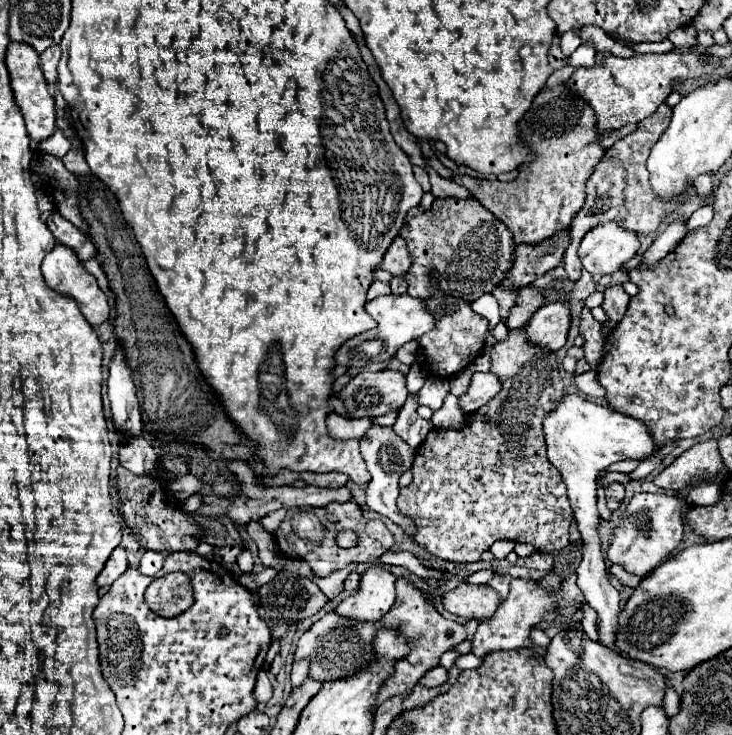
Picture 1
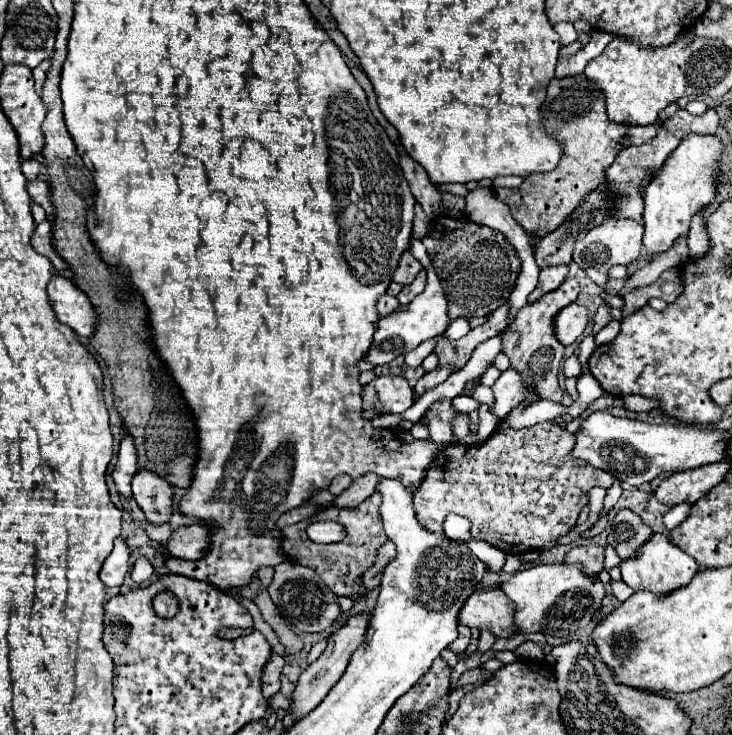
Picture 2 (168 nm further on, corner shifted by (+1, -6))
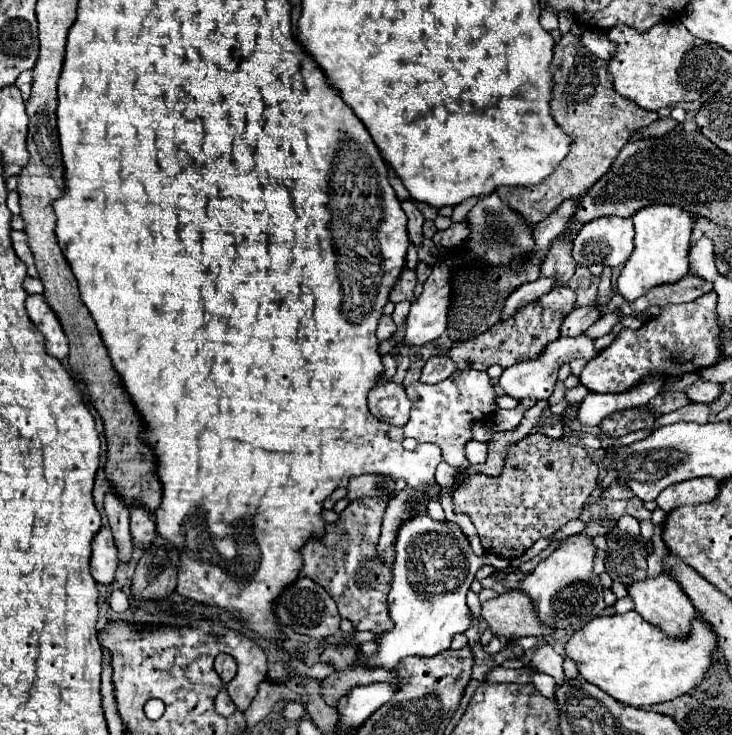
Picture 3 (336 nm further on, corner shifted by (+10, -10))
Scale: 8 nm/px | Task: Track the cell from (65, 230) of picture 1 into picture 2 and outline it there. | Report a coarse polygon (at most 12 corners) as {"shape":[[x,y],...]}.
{"shape":[[37,225],[33,247],[47,255],[57,271],[65,271],[65,259],[53,251],[53,225]]}

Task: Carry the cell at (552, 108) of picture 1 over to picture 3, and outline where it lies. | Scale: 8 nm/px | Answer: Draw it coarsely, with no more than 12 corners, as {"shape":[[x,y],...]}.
{"shape":[[580,37],[554,47],[552,117],[574,135],[542,183],[496,189],[530,225],[584,195],[658,119],[612,91]]}

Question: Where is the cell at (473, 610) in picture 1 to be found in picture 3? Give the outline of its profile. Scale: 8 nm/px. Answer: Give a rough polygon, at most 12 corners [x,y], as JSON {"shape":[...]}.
{"shape":[[512,589],[482,605],[494,633],[516,641],[554,635],[530,597]]}

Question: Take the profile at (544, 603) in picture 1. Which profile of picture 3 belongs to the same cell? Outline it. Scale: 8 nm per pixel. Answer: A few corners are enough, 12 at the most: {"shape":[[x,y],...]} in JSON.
{"shape":[[586,533],[526,575],[520,589],[556,631],[604,613]]}

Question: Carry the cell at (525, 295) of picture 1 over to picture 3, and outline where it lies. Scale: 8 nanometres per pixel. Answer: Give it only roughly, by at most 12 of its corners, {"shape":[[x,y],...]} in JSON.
{"shape":[[572,231],[560,233],[546,255],[542,275],[566,285],[576,271]]}

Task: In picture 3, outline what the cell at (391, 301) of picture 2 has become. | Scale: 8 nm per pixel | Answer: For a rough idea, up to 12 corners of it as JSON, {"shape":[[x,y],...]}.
{"shape":[[384,315],[376,331],[380,341],[396,333],[392,317]]}

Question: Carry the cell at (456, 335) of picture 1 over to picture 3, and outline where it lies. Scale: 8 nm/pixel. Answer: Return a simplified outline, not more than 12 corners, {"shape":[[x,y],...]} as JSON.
{"shape":[[550,277],[518,287],[504,303],[502,321],[556,287]]}

